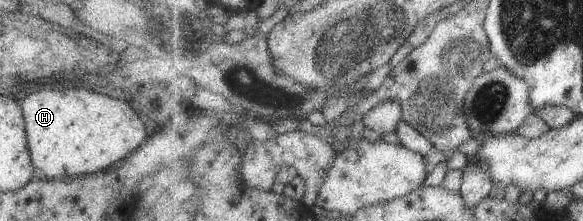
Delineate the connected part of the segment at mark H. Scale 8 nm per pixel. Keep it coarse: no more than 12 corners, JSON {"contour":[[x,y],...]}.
{"contour":[[85,88],[17,101],[47,179],[108,170],[147,138],[127,101]]}

